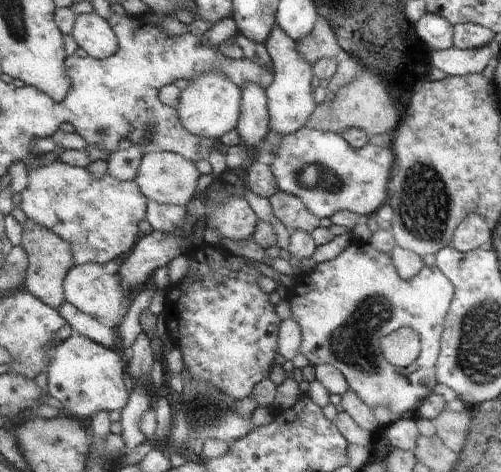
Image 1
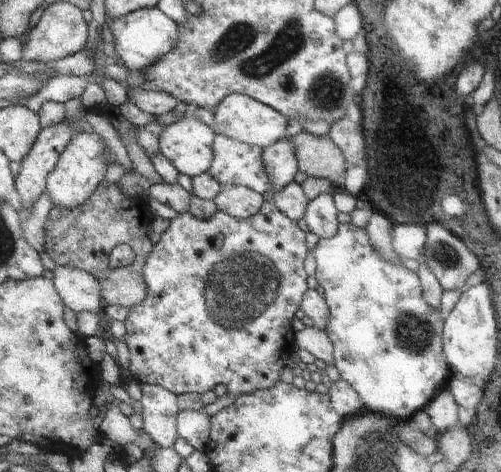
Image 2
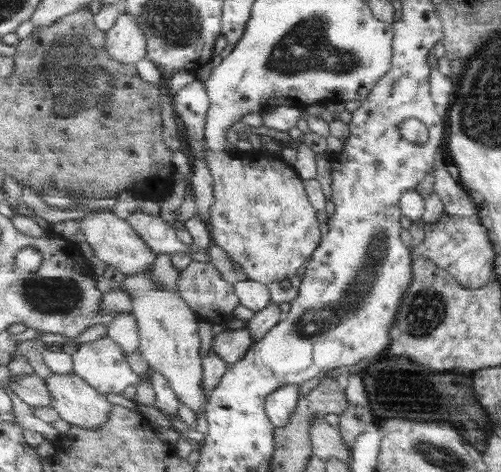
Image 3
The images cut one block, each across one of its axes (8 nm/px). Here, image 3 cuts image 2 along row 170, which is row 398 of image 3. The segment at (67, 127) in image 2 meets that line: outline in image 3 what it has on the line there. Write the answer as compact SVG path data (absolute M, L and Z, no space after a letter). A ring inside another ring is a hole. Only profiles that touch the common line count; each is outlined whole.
M31 373L30 375L14 376L7 382L11 390L32 407L51 407L54 398L50 393L46 379Z

